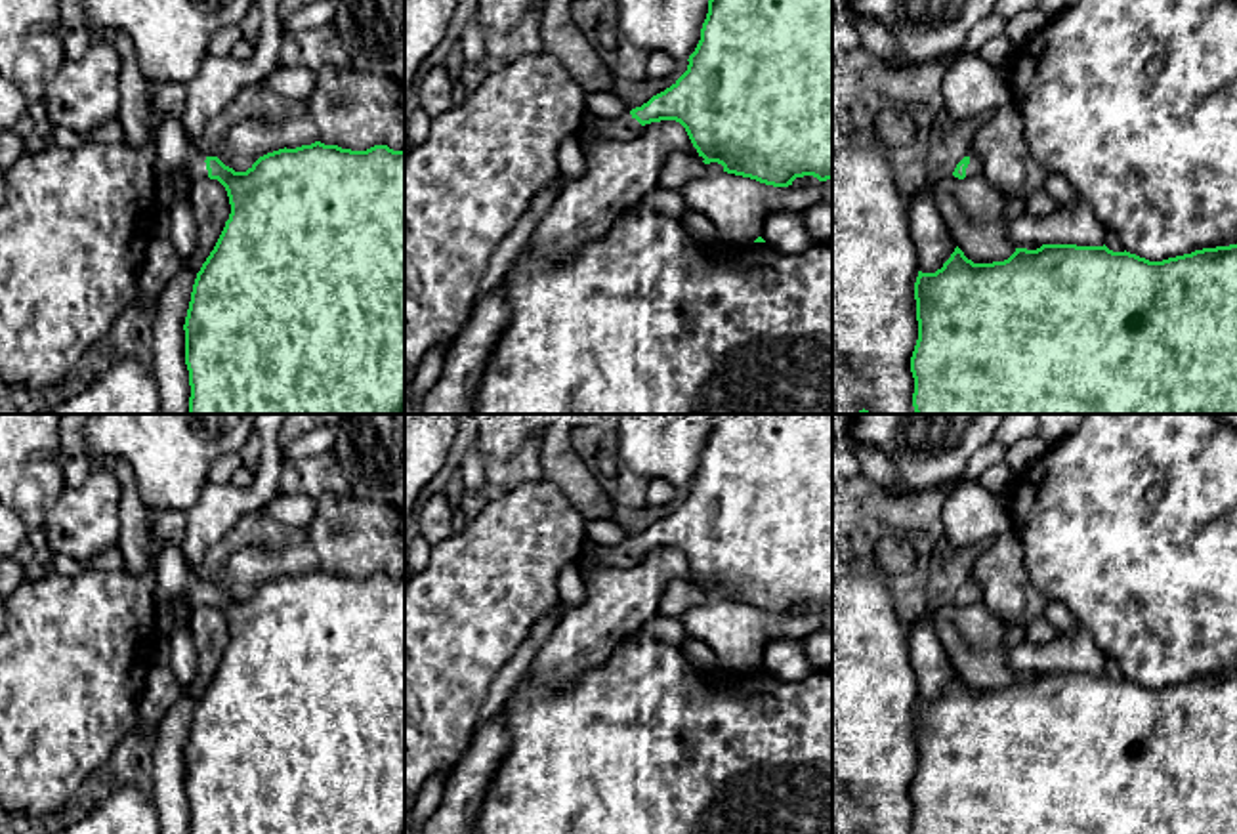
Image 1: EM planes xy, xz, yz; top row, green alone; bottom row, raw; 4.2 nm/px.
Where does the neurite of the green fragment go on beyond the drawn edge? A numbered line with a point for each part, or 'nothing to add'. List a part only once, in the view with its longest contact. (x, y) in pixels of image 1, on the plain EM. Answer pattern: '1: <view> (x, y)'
1: yz (974, 596)

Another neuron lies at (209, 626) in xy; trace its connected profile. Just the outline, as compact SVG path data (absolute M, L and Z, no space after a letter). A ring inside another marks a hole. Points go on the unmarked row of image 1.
M210 605L191 607L189 632L197 651L197 676L185 691L199 700L229 647L231 632L225 615Z

